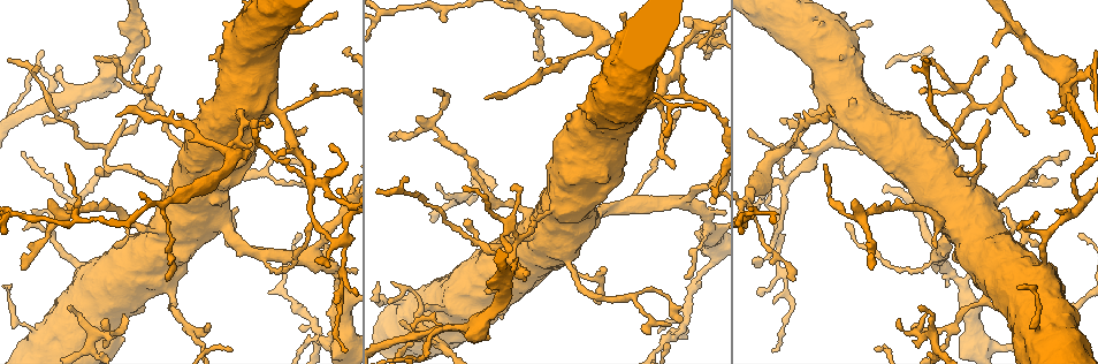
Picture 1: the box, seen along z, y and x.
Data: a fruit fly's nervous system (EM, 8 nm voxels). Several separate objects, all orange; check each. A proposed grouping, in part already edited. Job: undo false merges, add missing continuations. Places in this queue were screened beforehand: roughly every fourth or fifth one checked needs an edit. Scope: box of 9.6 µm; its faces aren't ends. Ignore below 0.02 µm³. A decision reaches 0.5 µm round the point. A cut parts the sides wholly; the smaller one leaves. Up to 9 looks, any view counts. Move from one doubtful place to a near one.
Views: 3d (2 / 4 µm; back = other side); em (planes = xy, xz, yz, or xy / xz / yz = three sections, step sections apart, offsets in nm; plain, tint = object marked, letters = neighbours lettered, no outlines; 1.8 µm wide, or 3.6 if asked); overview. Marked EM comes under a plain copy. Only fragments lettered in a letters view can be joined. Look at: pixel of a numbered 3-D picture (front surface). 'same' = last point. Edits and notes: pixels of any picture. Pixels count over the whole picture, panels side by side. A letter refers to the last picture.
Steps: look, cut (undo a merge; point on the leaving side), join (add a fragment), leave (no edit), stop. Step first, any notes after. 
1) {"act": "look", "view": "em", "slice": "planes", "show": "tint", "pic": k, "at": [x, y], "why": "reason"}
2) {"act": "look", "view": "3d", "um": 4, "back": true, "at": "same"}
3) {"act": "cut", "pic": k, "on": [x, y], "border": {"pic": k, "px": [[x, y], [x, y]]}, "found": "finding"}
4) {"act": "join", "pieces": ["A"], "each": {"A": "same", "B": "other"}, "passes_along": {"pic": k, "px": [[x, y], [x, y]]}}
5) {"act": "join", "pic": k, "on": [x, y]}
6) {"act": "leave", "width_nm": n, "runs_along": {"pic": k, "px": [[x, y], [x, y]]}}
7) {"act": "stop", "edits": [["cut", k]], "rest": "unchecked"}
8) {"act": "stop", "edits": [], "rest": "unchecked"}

{"act": "look", "view": "em", "slice": "yz", "step": 16, "show": "letters", "pic": 1, "at": [535, 58], "why": "tapers out"}

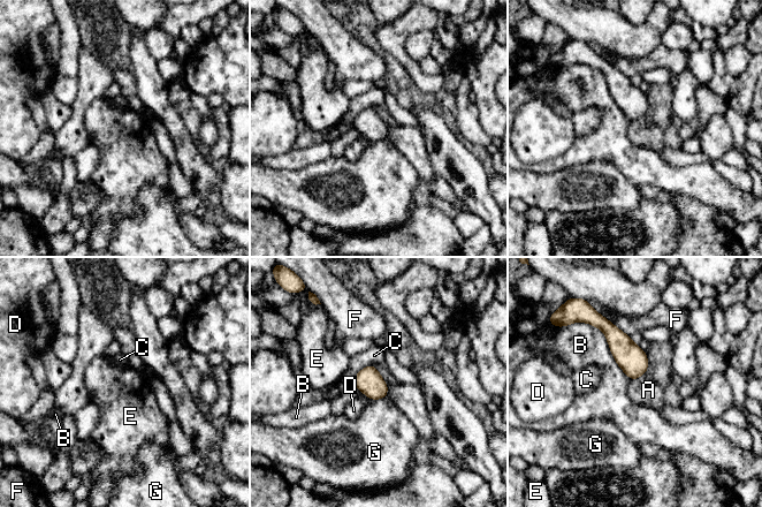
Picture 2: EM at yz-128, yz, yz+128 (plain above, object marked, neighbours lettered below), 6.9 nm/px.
{"act": "look", "view": "em", "slice": "planes", "show": "letters", "at": "same"}

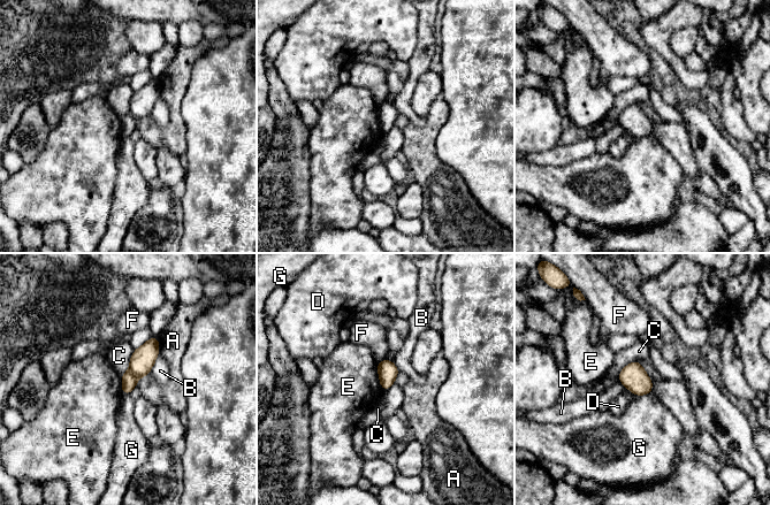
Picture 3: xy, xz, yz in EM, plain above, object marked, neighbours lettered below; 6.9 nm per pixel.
{"act": "leave", "width_nm": 140, "each": {"A": "other", "B": "other", "C": "other", "D": "other", "E": "other", "F": "other", "G": "other"}, "border": {"pic": 3, "px": [[376, 362], [379, 383], [383, 390]]}, "found": "none of them fits"}

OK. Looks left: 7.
{"act": "look", "view": "em", "um": 3.6, "slice": "planes", "show": "letters", "pic": 1, "at": [124, 314], "why": "branch stops here"}

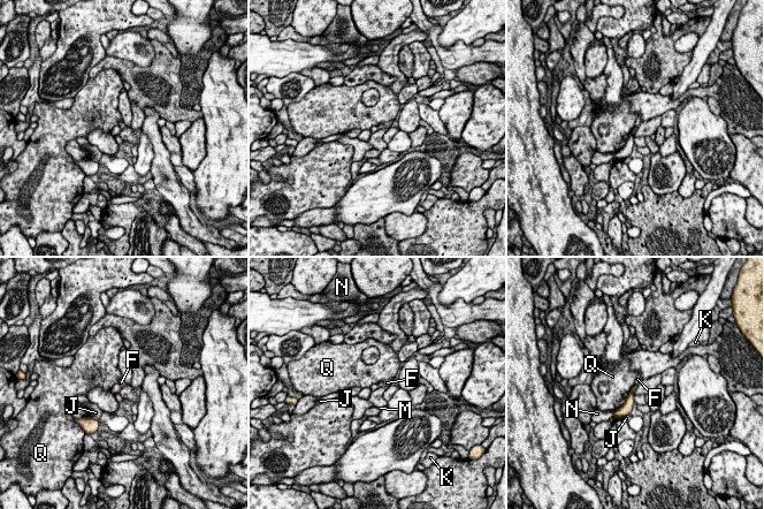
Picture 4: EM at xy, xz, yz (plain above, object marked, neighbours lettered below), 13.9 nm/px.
{"act": "leave", "each": {"F": "other", "J": "other", "K": "other", "M": "other", "N": "other", "Q": "other"}, "border": {"pic": 4, "px": [[636, 385], [633, 387]]}, "found": "none of them fits"}

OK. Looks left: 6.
{"act": "look", "view": "em", "slice": "planes", "show": "letters", "pic": 1, "at": [1055, 181], "why": "an open end"}

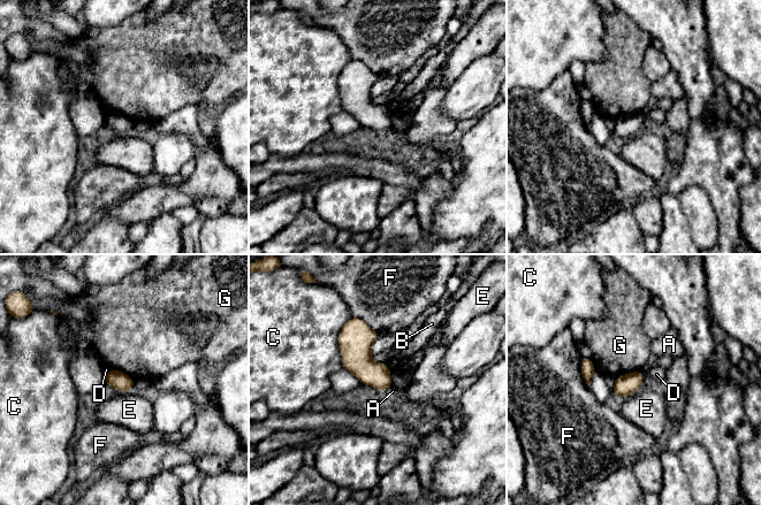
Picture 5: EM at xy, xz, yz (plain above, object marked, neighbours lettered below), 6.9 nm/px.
{"act": "leave", "width_nm": 120, "each": {"A": "other", "B": "other", "C": "other", "D": "other", "E": "other", "F": "other", "G": "other"}, "border": {"pic": 5, "px": [[131, 389], [120, 392]]}, "found": "no lettered fragment goes on from it"}

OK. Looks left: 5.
{"act": "look", "view": "em", "um": 3.6, "slice": "xz", "step": 4, "show": "letters", "pic": 1, "at": [455, 307], "why": "thick turns thin"}

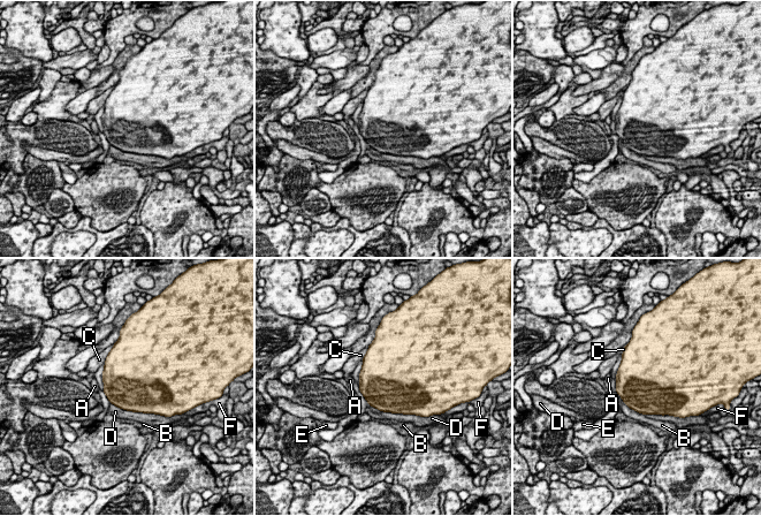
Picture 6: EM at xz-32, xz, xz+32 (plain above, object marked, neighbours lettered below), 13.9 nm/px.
{"act": "leave", "longest_contact_nm": ["D", 650], "each": {"A": "other", "B": "other", "C": "other", "D": "other", "E": "other", "F": "other"}, "border": {"pic": 6, "px": [[111, 403], [128, 410], [155, 414]]}, "found": "one neuron here"}

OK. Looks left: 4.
{"act": "stop", "edits": [], "rest": "unchecked"}

